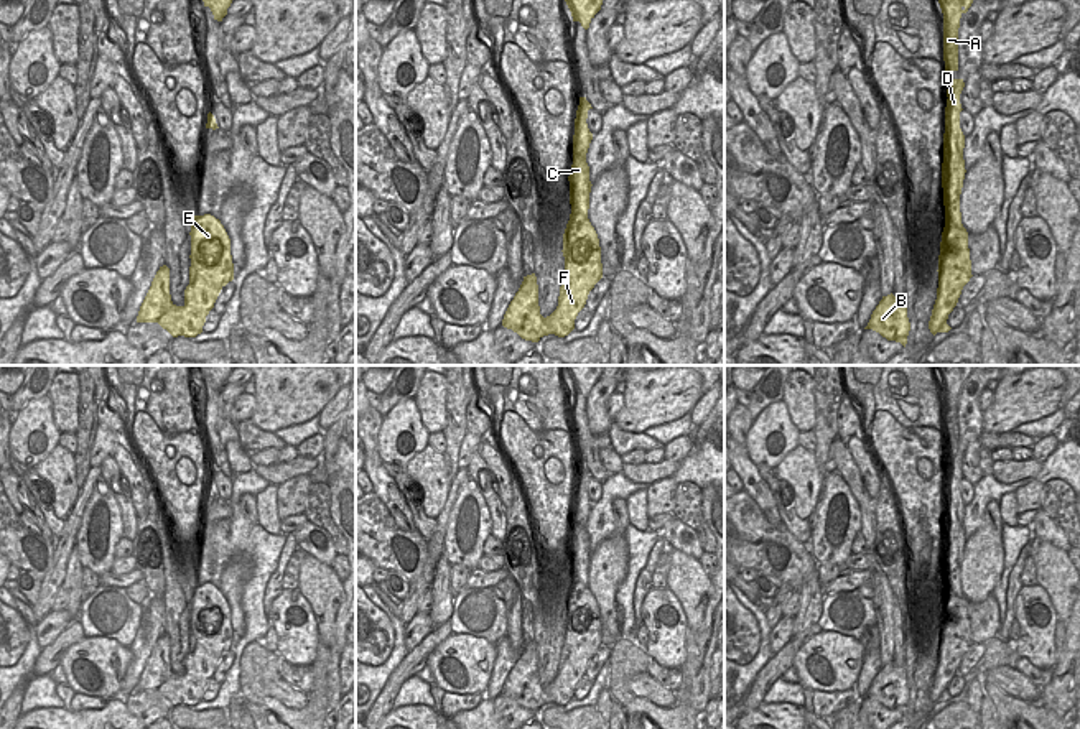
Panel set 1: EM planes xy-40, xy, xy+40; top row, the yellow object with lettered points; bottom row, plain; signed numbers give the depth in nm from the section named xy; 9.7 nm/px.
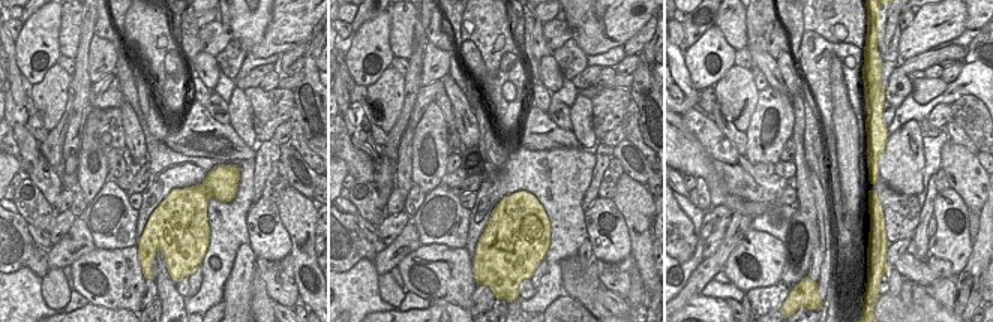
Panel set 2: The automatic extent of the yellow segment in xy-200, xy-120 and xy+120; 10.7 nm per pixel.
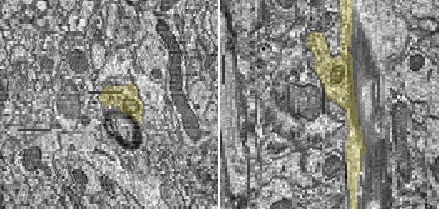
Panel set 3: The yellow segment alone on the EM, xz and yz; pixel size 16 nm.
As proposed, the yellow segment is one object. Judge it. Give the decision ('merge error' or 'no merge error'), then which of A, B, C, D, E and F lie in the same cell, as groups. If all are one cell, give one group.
merge error; groups A C D / B E F

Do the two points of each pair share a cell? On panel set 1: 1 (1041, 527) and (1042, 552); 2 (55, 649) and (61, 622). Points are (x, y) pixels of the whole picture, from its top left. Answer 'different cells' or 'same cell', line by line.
1: different cells
2: different cells

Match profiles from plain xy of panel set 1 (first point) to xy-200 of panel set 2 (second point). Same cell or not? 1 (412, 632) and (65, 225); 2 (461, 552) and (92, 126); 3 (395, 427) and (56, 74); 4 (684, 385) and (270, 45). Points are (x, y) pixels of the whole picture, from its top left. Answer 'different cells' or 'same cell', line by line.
1: same cell
2: same cell
3: different cells
4: same cell

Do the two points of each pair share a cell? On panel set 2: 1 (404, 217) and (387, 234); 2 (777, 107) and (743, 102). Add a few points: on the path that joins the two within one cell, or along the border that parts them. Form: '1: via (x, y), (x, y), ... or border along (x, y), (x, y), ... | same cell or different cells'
1: via (399, 222), (392, 229) | same cell
2: border along (759, 92), (750, 123), (744, 131) | different cells

